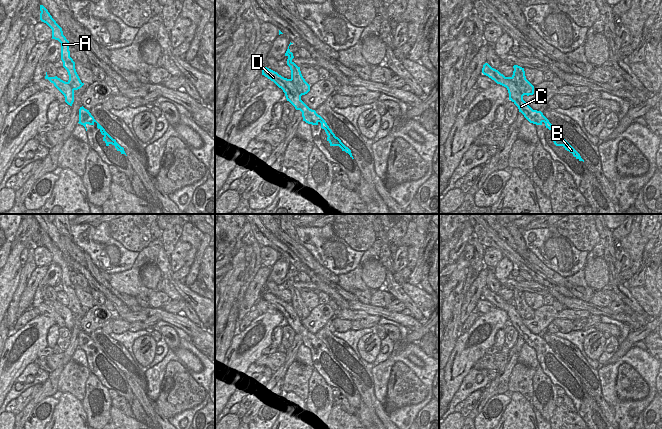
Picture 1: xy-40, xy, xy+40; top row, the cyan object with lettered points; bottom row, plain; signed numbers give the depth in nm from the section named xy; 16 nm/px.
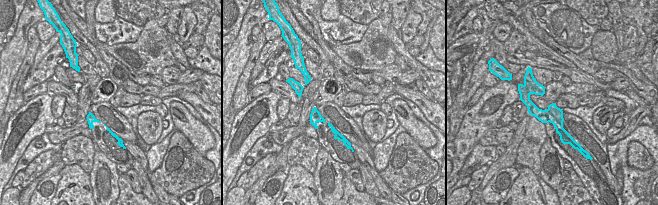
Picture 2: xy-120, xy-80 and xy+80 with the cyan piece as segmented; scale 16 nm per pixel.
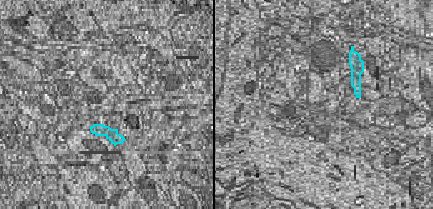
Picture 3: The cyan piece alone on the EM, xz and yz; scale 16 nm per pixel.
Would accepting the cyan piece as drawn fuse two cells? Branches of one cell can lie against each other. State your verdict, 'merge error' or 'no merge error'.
merge error

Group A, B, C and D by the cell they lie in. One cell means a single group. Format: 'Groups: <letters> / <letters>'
Groups: A B / C D

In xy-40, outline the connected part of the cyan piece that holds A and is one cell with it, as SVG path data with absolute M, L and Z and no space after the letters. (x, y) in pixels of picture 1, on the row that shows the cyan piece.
M40 5L40 11L40 20L52 29L52 39L58 40L61 43L61 60L63 62L63 67L67 70L69 75L68 83L73 90L78 90L84 83L81 82L75 69L75 62L70 57L69 41L63 35L62 28L56 23L43 5Z

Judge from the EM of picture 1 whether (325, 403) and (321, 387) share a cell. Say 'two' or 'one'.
one

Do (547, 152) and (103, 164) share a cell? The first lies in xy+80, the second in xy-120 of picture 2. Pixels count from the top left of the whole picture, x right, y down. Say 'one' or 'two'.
one

